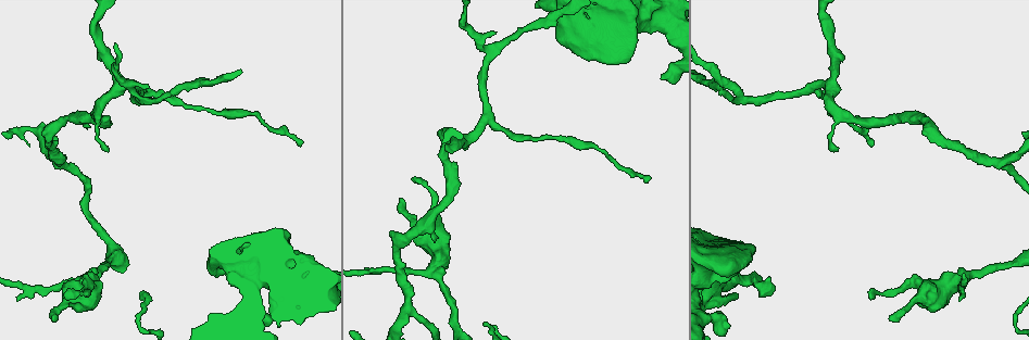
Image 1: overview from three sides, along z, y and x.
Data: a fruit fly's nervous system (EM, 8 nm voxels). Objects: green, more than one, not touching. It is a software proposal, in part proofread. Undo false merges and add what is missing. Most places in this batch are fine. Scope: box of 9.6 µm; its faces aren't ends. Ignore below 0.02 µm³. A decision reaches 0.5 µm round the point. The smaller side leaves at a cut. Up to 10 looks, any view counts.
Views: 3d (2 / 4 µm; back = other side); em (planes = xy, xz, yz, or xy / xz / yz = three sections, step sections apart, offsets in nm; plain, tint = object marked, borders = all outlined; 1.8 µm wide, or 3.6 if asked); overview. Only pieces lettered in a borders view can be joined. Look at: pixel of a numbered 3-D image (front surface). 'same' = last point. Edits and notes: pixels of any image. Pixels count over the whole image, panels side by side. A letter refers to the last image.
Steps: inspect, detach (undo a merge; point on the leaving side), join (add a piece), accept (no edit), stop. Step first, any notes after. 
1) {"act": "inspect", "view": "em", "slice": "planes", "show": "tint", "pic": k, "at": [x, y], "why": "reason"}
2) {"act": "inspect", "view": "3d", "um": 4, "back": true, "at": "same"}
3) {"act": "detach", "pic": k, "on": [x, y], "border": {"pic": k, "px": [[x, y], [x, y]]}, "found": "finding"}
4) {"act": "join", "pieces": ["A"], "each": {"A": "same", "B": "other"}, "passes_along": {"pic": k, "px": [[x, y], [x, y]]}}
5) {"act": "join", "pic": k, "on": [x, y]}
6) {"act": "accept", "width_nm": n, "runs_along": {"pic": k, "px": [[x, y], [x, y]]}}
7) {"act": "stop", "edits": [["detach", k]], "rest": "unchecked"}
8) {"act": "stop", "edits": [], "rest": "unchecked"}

{"act": "inspect", "view": "3d", "um": 2, "pic": 1, "at": [827, 113], "why": "calibre changes"}

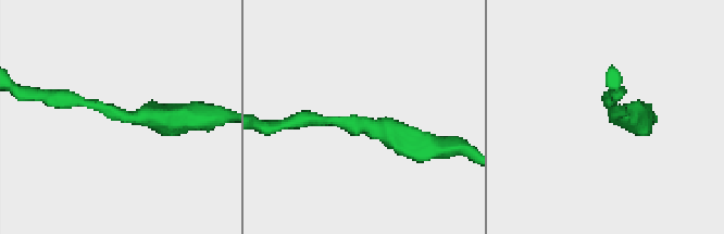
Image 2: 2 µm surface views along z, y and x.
{"act": "inspect", "view": "em", "slice": "planes", "show": "tint", "pic": 2, "at": [120, 114]}

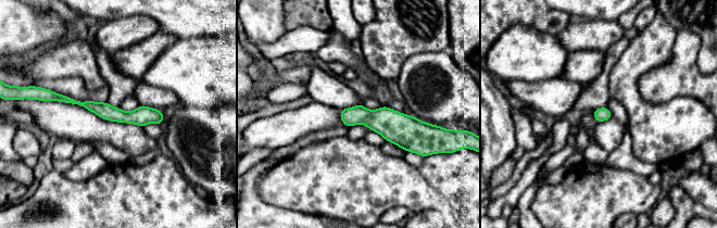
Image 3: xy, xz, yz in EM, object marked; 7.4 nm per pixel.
{"act": "inspect", "view": "em", "slice": "planes", "show": "borders", "at": "same"}

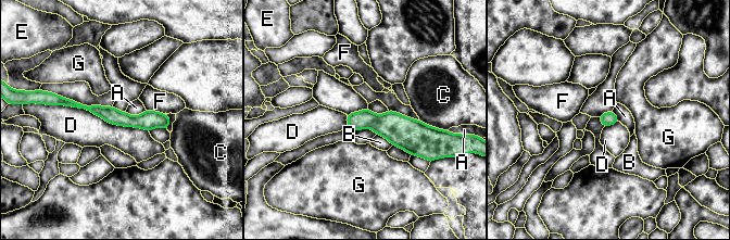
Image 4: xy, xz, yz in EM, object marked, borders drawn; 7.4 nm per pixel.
{"act": "accept", "width_nm": 110, "each": {"A": "other", "B": "other", "C": "other", "D": "other", "E": "other", "F": "other", "G": "other"}, "border": {"pic": 4, "px": [[48, 104], [148, 131]]}, "found": "continuous, no second neuron"}

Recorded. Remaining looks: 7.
{"act": "inspect", "view": "em", "slice": "yz", "step": 8, "show": "tint", "pic": 1, "at": [434, 267], "why": "three-way junction"}

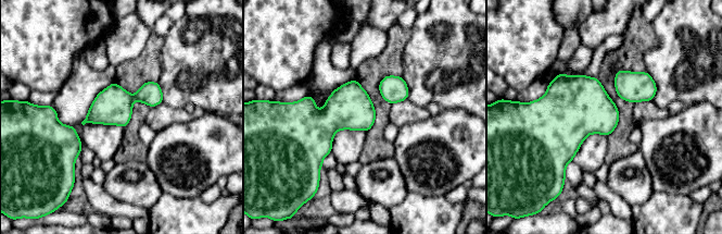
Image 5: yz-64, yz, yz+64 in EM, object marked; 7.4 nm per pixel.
{"act": "inspect", "view": "em", "slice": "planes", "show": "borders", "at": "same"}

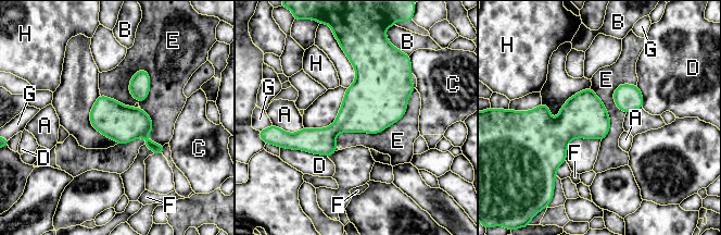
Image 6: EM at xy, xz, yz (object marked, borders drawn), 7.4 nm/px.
{"act": "accept", "width_nm": 280, "each": {"A": "other", "B": "other", "C": "other", "D": "other", "E": "other", "F": "other", "G": "other", "H": "other"}, "border": {"pic": 6, "px": [[415, 88], [400, 119], [336, 144]]}, "found": "continuous, no second neuron"}

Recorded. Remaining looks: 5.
{"act": "inspect", "view": "em", "um": 3.6, "slice": "planes", "show": "tint", "pic": 1, "at": [416, 178]}

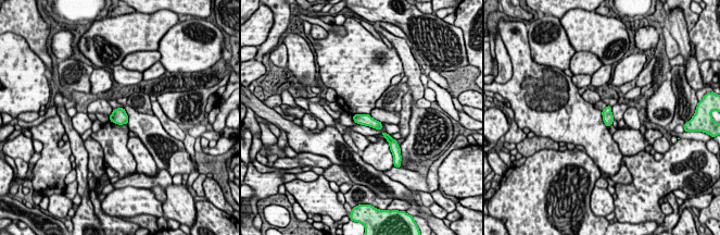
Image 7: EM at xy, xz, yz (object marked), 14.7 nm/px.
{"act": "inspect", "view": "em", "um": 3.6, "slice": "planes", "show": "borders", "at": "same", "why": "see the neighbours"}

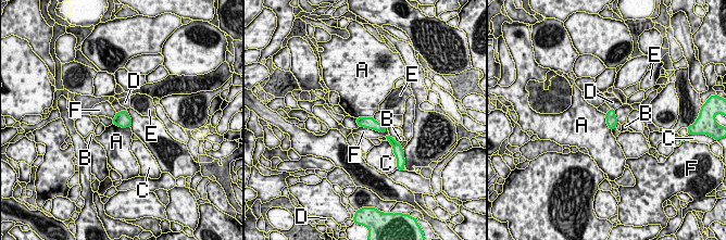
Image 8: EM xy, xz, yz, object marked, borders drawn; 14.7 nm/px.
{"act": "accept", "each": {"A": "other", "B": "other", "C": "other", "D": "other", "E": "other", "F": "other"}, "border": {"pic": 8, "px": [[113, 123], [122, 127], [129, 127]]}, "found": "none of them fits"}

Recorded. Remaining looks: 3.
{"act": "inspect", "view": "em", "um": 3.6, "slice": "xz", "step": 8, "show": "borders", "pic": 1, "at": [708, 316], "why": "sharp bend"}

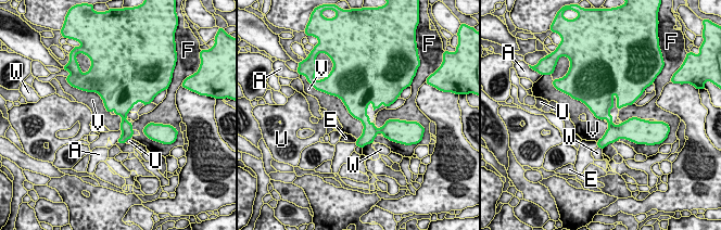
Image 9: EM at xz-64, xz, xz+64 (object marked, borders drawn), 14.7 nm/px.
{"act": "inspect", "view": "em", "um": 3.6, "slice": "planes", "show": "borders", "at": "same", "why": "another direction"}

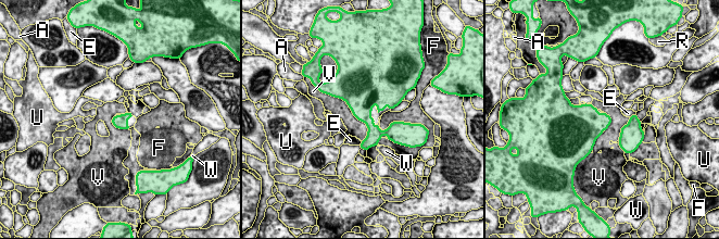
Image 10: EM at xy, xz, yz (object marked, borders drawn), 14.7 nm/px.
{"act": "accept", "width_nm": 200, "each": {"A": "other", "E": "other", "F": "other", "R": "other", "U": "other", "V": "other", "W": "other"}, "border": {"pic": 10, "px": [[332, 96], [366, 125], [364, 140]]}, "found": "continuous, no second neuron"}

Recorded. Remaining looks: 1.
{"act": "stop", "edits": [], "rest": "unchecked"}

